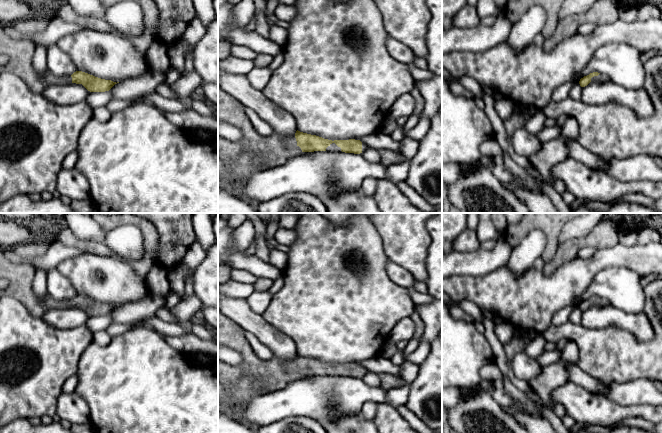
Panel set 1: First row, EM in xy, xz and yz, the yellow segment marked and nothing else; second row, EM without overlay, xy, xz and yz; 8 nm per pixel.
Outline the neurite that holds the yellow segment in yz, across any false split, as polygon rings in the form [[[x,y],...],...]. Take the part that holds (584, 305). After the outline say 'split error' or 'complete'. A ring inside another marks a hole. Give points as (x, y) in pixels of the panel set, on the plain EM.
[[[593,296],[590,297],[587,300],[584,300],[583,302],[580,303],[579,308],[581,311],[585,311],[587,310],[591,305],[598,305],[598,306],[607,306],[610,303],[608,302],[608,300],[604,299],[604,298],[600,298],[598,296]]]; split error

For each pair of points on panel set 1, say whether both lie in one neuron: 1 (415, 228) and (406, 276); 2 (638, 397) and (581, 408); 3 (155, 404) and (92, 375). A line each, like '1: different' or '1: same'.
1: different
2: different
3: same

